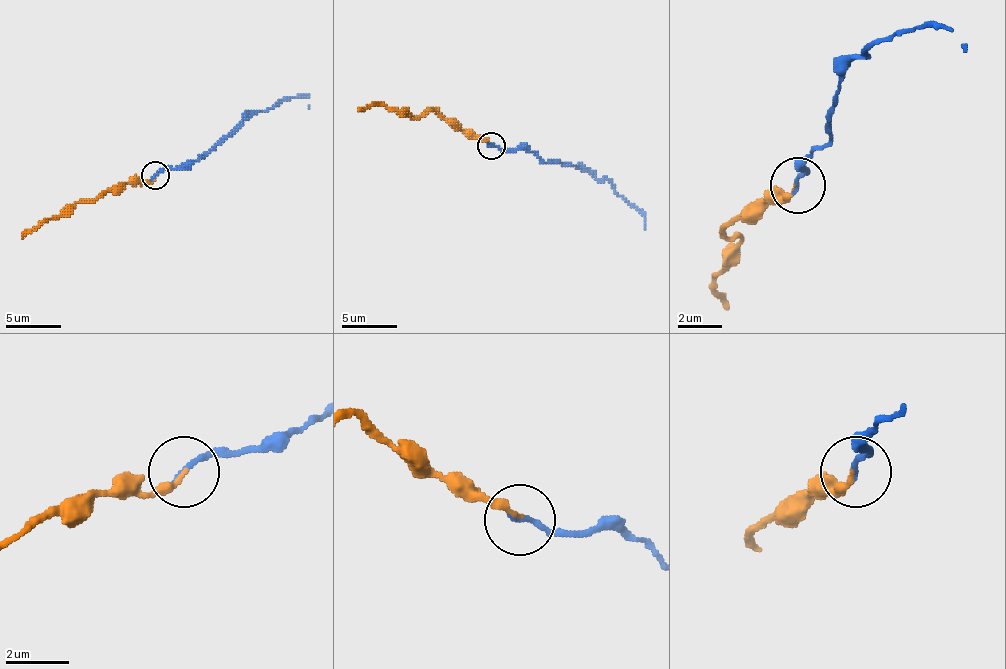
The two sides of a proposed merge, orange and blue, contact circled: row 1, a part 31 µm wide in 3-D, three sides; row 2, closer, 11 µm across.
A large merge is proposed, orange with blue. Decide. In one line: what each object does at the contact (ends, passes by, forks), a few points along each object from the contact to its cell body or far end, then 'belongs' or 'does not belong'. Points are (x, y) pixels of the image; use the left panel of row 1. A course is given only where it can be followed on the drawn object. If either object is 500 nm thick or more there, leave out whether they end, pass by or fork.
orange ends; blue ends; course orange (154, 174), (143, 183), (119, 183), (99, 197), (75, 202), (58, 216), (44, 219), (22, 238); course blue (154, 174), (190, 166), (243, 122), (292, 97), (309, 97), (309, 108); belongs

